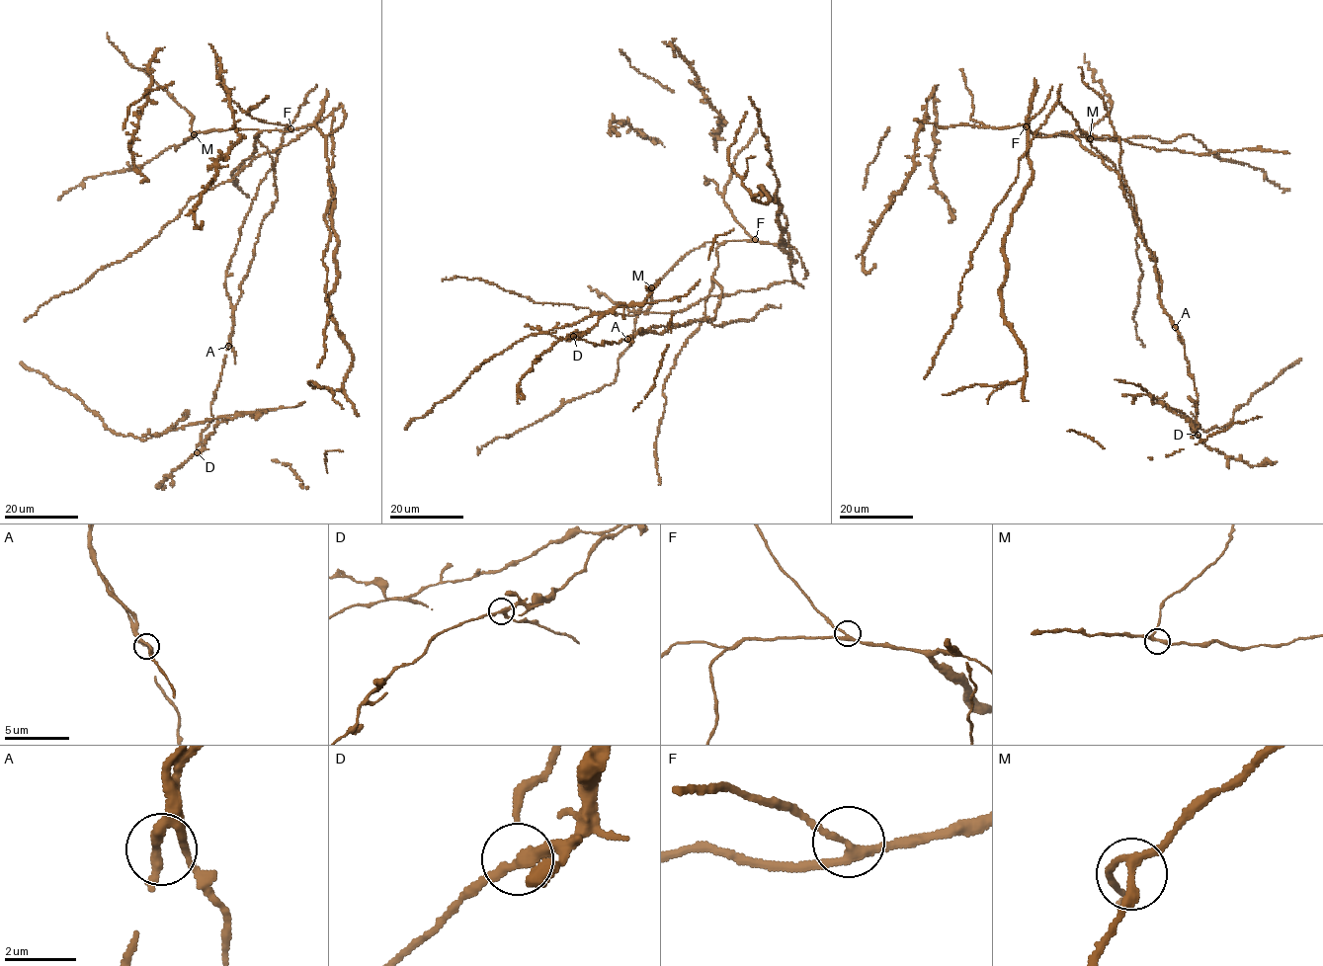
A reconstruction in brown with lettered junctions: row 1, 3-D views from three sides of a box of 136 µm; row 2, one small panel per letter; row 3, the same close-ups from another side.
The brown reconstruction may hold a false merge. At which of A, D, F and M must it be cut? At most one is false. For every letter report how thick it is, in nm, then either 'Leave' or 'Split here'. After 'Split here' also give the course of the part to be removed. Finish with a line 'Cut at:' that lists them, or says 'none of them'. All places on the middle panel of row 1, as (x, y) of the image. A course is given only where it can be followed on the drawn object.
A: Thickness 240 nm. Leave
D: Thickness 240 nm. Split here. Course of the part to remove: (573, 336), (582, 335), (603, 315), (624, 304), (525, 337), (494, 354), (451, 395), (412, 419), (405, 429)
F: Thickness 240 nm. Leave
M: Thickness 240 nm. Leave
Cut at: D

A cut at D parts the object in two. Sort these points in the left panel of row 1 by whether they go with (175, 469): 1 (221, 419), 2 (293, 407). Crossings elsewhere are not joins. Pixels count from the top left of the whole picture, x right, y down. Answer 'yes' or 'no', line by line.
1: yes
2: yes

